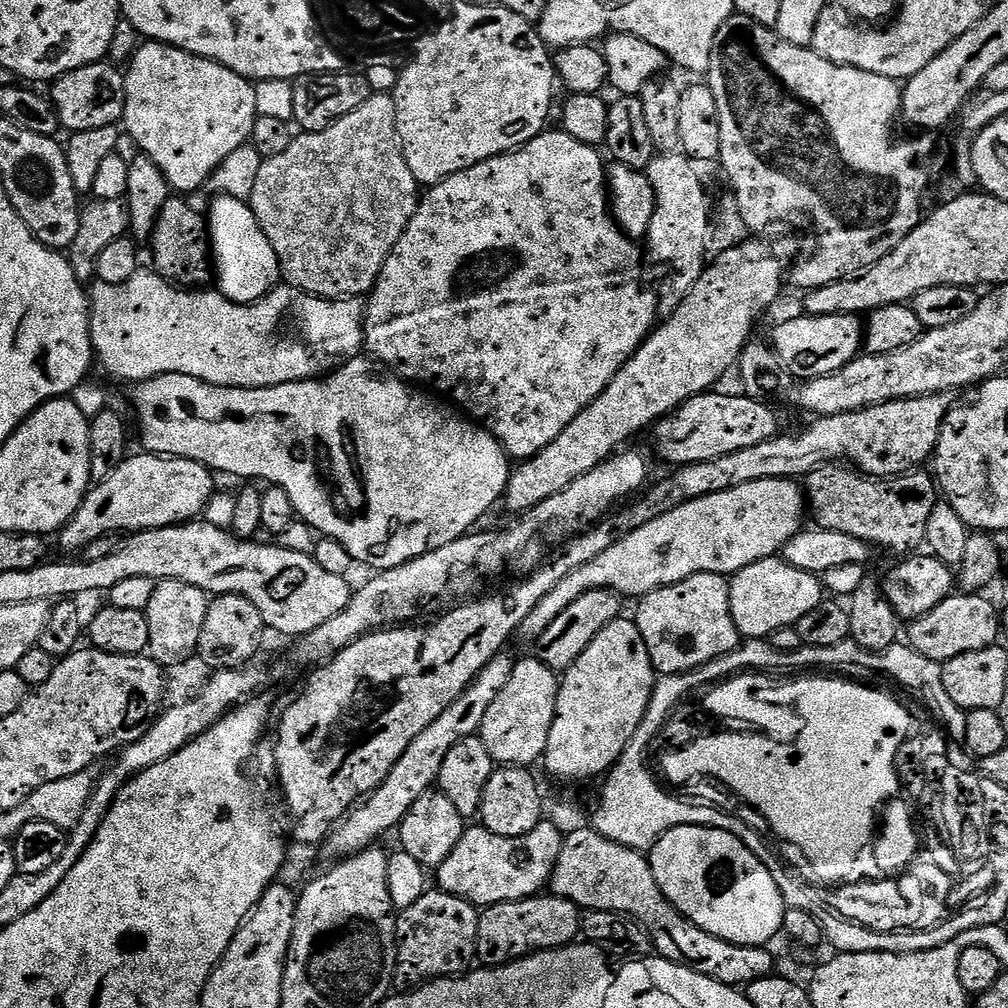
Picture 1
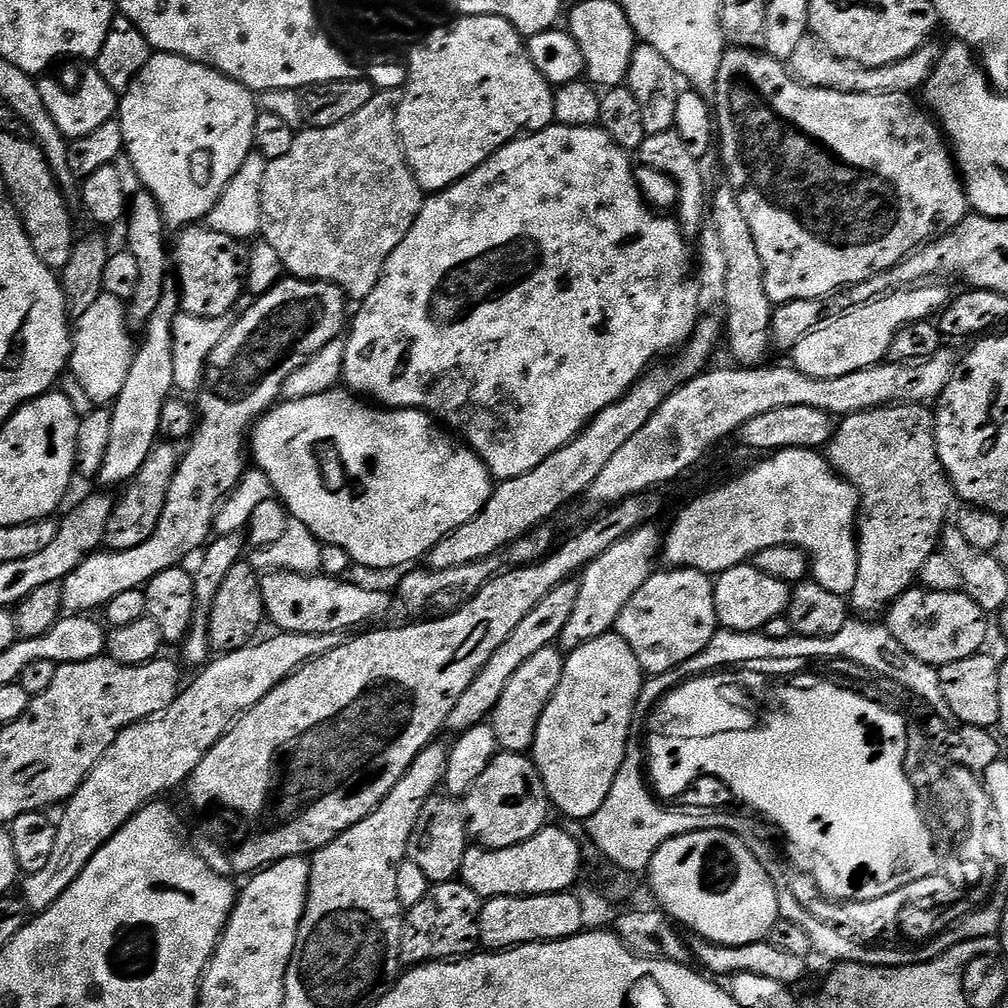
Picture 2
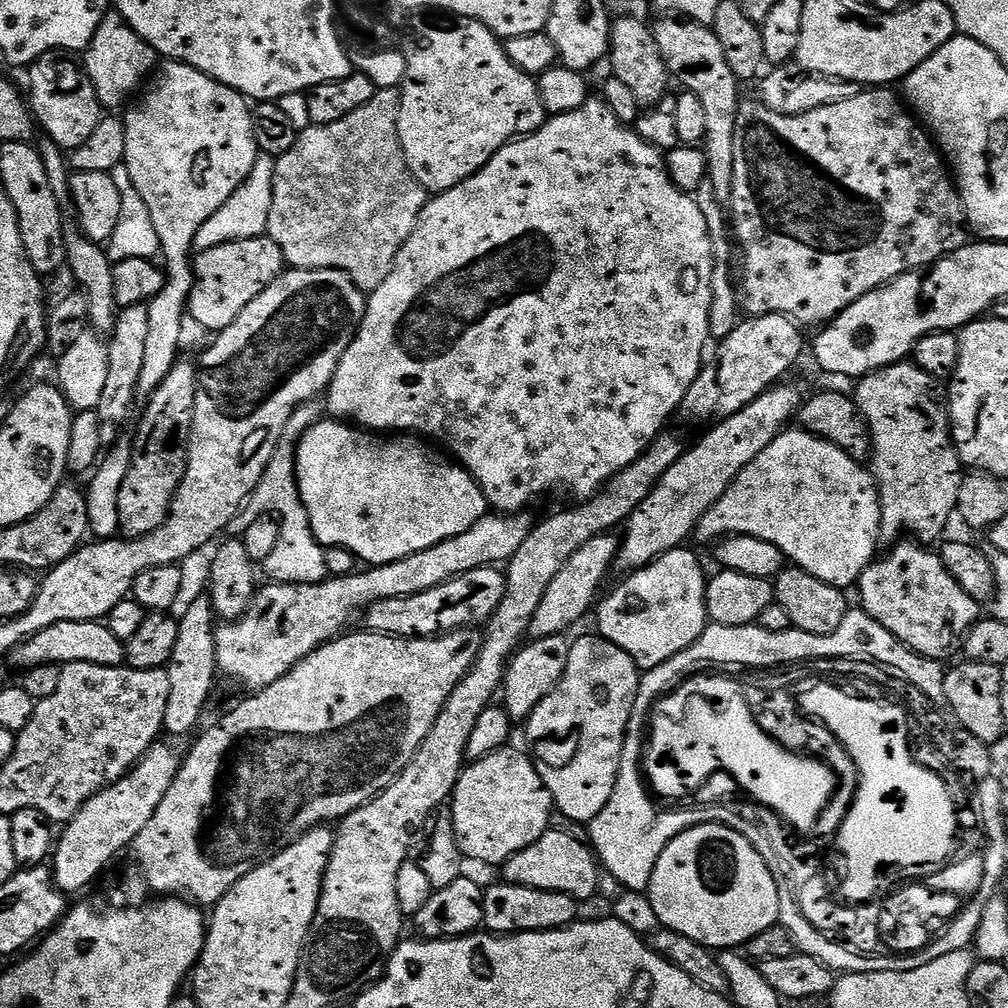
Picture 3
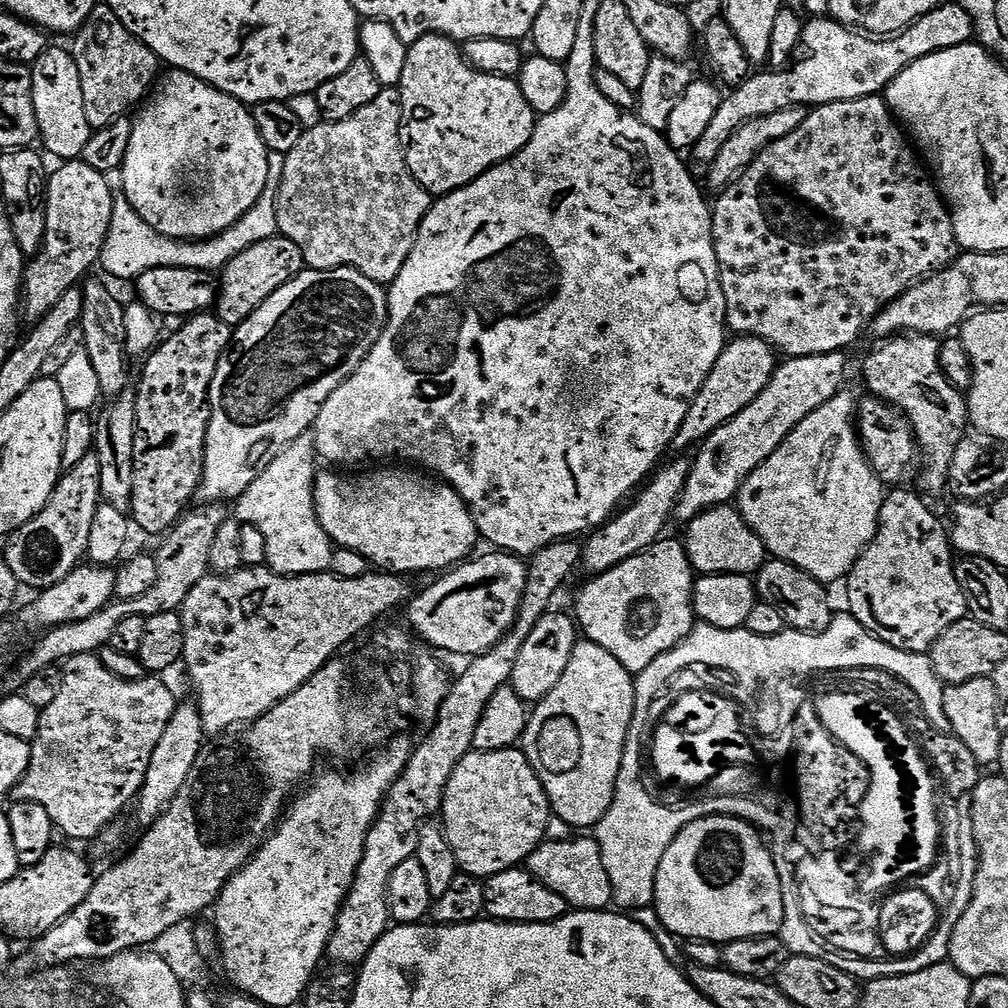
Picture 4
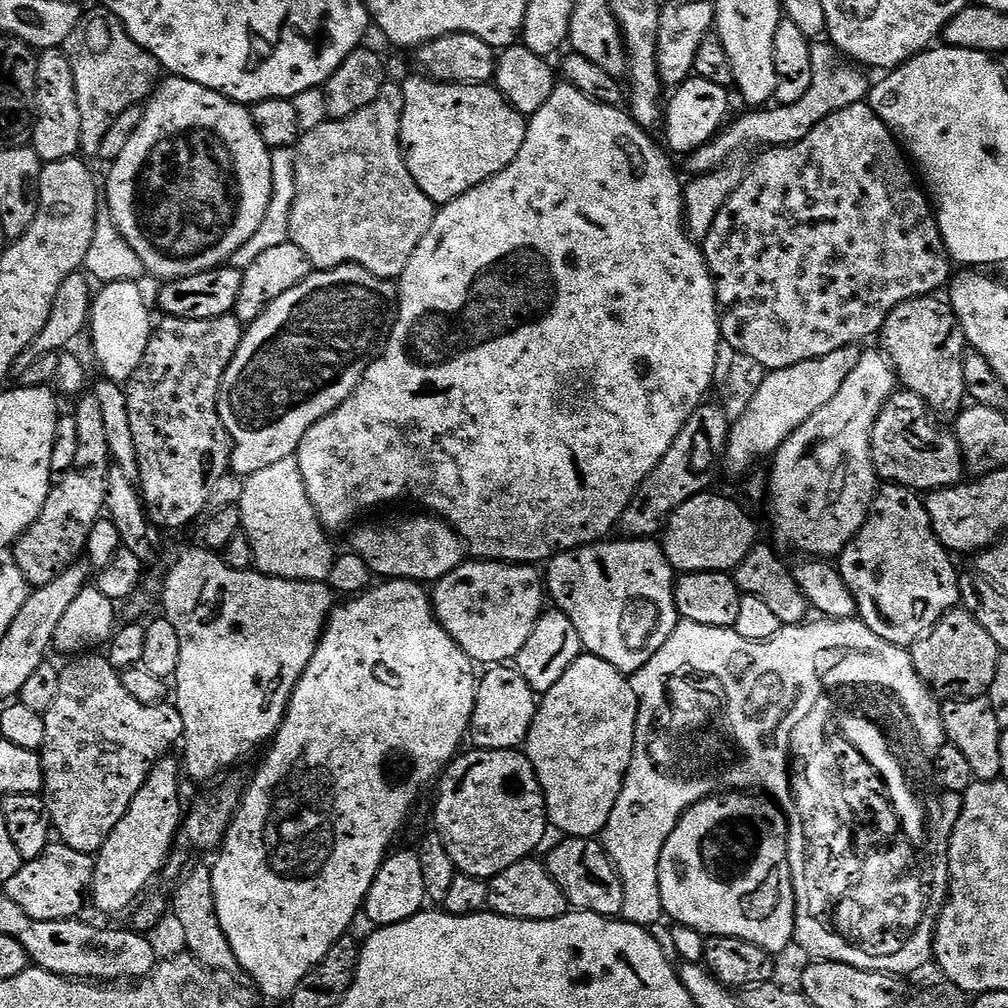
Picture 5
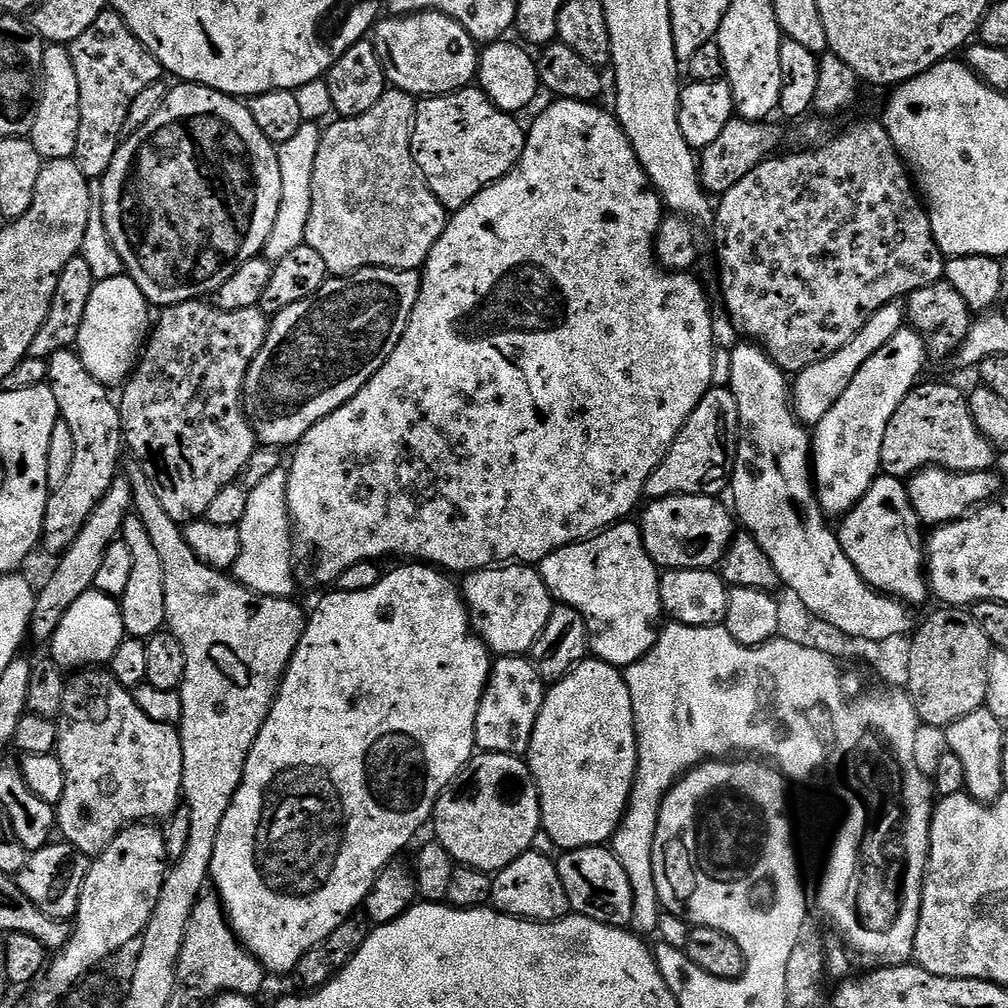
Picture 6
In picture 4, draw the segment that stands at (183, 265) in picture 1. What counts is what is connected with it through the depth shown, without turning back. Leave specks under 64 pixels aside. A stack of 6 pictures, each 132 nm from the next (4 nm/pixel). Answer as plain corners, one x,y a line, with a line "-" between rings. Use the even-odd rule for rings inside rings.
279,234
242,250
242,254
238,254
238,258
230,258
230,262
219,273
214,315
234,330
242,322
246,322
246,318
250,318
250,314
254,314
254,310
258,310
258,306
262,306
262,302
266,302
270,294
274,294
274,290
286,286
286,282
305,271
305,268
302,250
298,250
298,246
290,242
290,238

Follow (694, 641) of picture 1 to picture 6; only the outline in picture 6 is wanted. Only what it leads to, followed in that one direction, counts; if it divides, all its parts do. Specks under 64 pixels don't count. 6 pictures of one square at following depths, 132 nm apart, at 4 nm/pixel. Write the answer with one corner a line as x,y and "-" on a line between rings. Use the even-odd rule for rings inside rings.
639,523
614,524
577,544
562,546
540,561
538,571
553,601
582,614
595,659
623,670
642,659
658,642
660,619
666,616
660,597
662,572
646,550

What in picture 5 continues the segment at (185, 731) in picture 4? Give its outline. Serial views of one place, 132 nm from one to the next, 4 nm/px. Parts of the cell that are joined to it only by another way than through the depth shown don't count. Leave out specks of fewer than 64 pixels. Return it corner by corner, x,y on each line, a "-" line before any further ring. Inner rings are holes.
172,754
162,757
154,766
154,770
150,770
146,782
142,782
142,790
134,794
134,802
130,802
118,826
110,830
106,842
99,852
95,853
96,873
92,875
90,900
91,903
96,903
98,911
105,912
108,916
116,916
128,907
131,909
141,899
139,896
147,890
148,883
163,870
176,836
178,840
178,833
182,828
182,764
174,757

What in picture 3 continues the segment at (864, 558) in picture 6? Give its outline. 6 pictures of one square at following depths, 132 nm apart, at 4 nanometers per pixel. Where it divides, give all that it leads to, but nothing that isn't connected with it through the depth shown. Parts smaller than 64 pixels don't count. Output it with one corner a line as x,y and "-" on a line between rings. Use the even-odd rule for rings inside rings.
900,542
889,552
892,553
881,555
860,575
859,607
910,650
931,660
947,661
947,656
961,647
965,634
981,619
981,605
962,590
935,551
916,542

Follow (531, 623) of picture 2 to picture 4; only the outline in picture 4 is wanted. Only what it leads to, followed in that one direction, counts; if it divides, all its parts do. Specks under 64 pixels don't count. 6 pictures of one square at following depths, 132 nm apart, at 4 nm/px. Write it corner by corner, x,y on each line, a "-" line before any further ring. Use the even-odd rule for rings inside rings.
687,459
670,460
655,469
654,475
635,493
627,507
617,511
611,520
583,541
579,567
585,568
589,577
600,576
606,570
614,570
614,566
626,562
631,556
642,554
665,535
664,527
667,526
668,519
673,519
676,503
680,501
680,495
688,481
690,467

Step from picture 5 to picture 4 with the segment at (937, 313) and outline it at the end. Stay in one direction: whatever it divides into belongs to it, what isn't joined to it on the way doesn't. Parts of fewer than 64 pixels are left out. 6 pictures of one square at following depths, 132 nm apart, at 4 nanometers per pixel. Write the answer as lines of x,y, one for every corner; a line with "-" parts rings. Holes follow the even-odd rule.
901,334
885,339
868,357
864,360
864,384
868,387
867,391
871,395
877,396
879,400
885,400
887,404
892,405
900,415
904,416
908,420
908,425
912,427
912,433
916,436
916,446
919,455
922,457
922,463
918,468
918,476
920,472
920,485
918,485
919,491
924,494
928,492
940,492
945,491
948,488
948,475
950,474
950,462
954,458
954,450
958,450
958,446
964,439
966,439
966,433
969,431
970,425
968,422
968,402
965,393
960,392
955,386
948,381
946,374
942,374
942,366
940,365
940,340
934,336
921,336
919,334

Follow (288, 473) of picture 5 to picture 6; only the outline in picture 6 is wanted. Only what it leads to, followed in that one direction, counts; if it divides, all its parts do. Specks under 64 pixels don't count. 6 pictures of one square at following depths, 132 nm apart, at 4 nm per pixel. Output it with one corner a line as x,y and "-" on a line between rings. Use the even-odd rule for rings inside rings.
283,467
248,489
246,514
238,527
242,534
242,554
238,554
235,579
260,596
291,597
296,588
292,577
294,521
288,508
288,474

